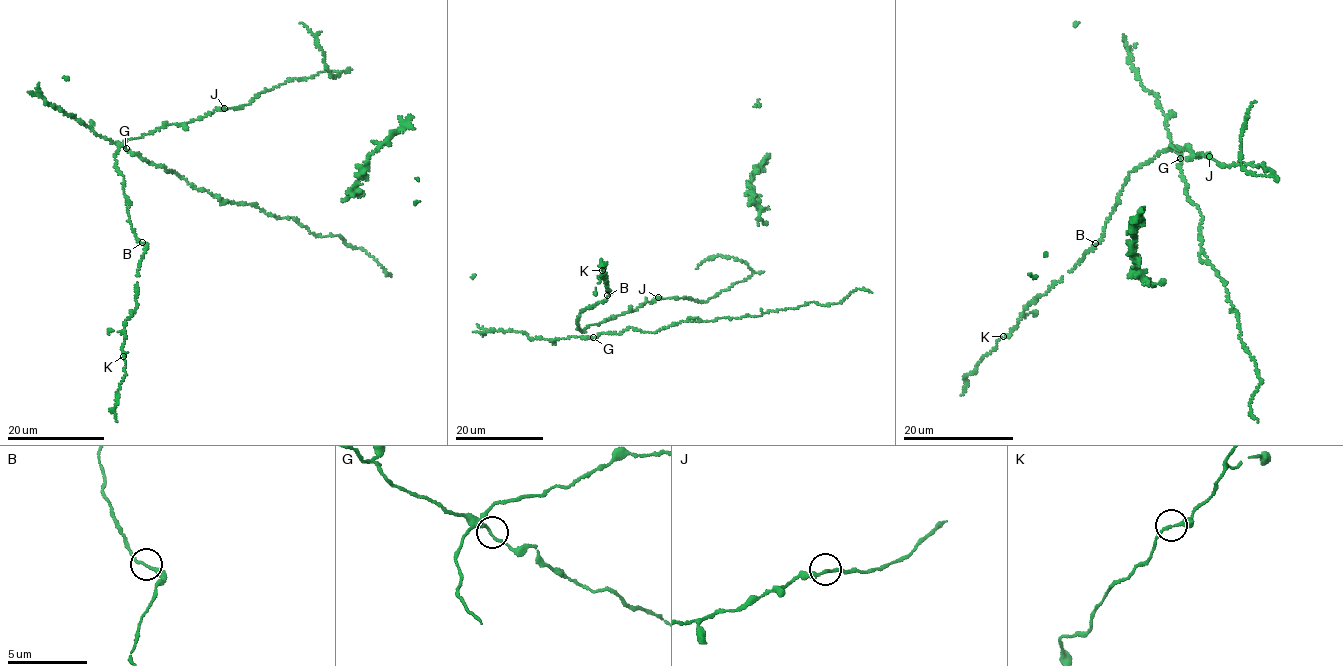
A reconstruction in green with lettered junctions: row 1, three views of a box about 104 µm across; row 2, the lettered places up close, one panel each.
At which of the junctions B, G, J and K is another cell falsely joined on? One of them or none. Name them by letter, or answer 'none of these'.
none of these

